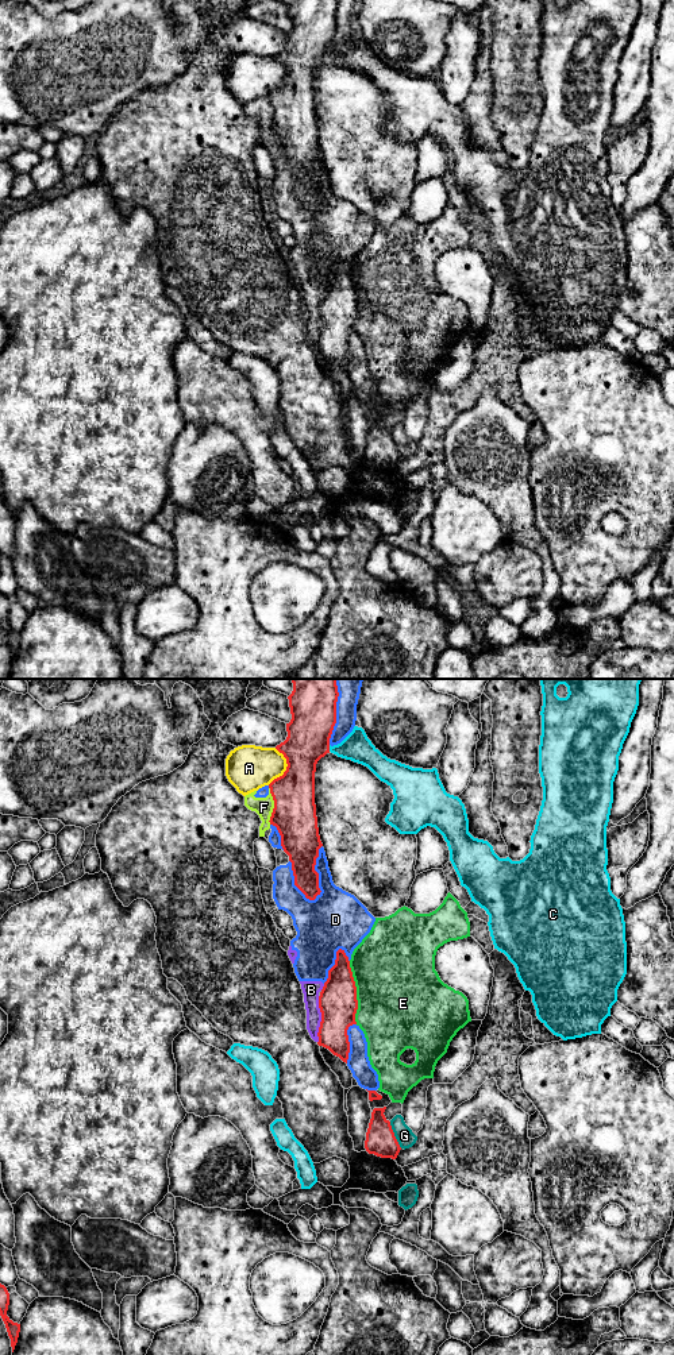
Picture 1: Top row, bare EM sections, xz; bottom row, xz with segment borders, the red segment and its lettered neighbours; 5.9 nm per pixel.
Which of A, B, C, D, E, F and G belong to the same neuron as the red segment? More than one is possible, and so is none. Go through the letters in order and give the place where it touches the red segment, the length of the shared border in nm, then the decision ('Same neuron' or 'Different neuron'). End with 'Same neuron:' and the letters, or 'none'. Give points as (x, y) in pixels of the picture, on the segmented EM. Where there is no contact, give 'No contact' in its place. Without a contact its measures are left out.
A: Touches red at xz (287, 768). Shared border 220 nm. Different neuron
B: Touches red at xz (322, 1019). Shared border 280 nm. Different neuron
C: Touches red at xz (328, 748). Shared border 40 nm. Different neuron
D: Touches red at xz (318, 875). Shared border 340 nm. Different neuron
E: Touches red at xz (355, 992). Shared border 380 nm. Different neuron
F: Touches red at xz (274, 806). Shared border 220 nm. Different neuron
G: Touches red at xz (393, 1135). Shared border 180 nm. Different neuron
Same neuron: none

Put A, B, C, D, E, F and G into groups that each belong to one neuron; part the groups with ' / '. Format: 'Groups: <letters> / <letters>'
Groups: A / B D F / C / E G

